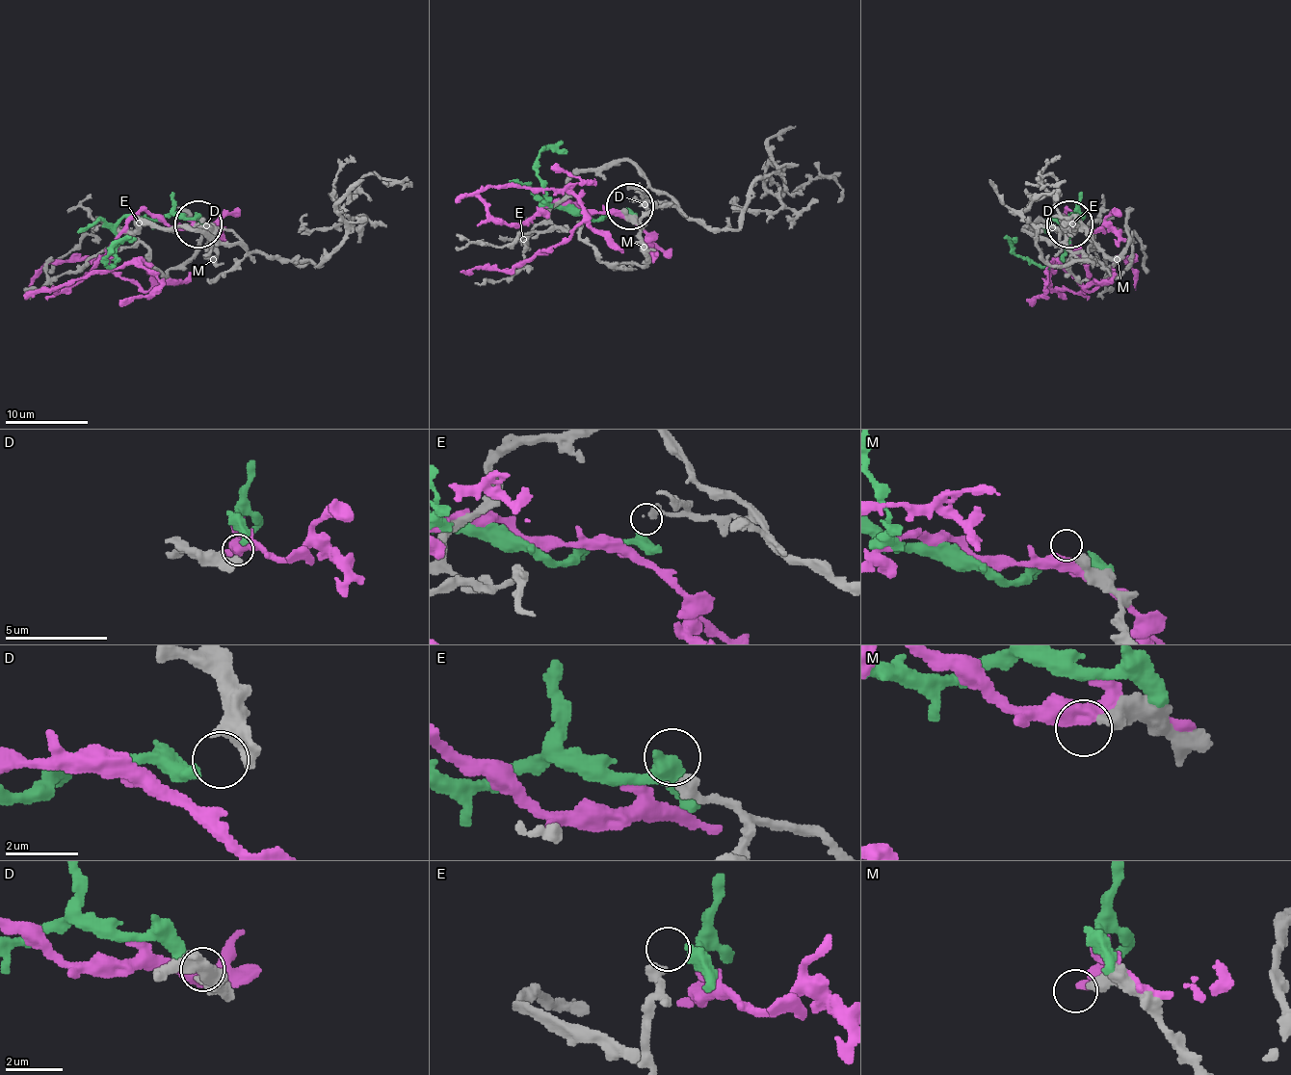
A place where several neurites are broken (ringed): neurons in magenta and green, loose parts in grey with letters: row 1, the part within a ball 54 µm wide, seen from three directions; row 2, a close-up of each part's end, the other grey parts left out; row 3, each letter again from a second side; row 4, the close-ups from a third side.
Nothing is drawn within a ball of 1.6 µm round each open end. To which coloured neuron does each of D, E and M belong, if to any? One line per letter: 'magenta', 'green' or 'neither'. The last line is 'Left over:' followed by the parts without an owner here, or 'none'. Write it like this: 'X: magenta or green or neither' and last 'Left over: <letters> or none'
D: green
E: neither
M: neither
Left over: E, M

